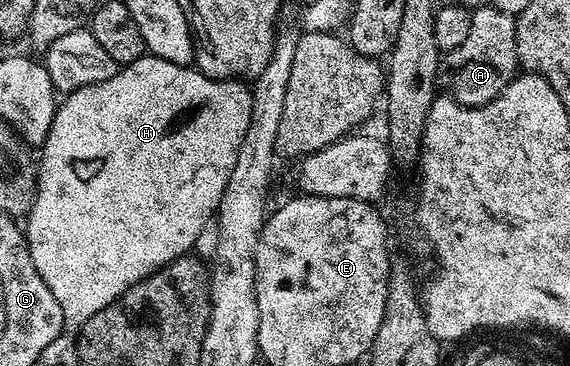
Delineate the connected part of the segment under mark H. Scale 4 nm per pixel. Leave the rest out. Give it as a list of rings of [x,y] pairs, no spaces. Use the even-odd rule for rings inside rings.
[[[145,53],[137,61],[120,66],[119,71],[107,81],[94,83],[70,92],[67,99],[55,108],[53,125],[47,134],[47,140],[41,145],[43,156],[37,159],[37,182],[29,210],[25,216],[25,242],[31,261],[42,279],[47,280],[49,293],[57,297],[63,310],[64,320],[82,321],[93,317],[95,311],[105,309],[105,305],[115,302],[133,285],[148,279],[160,267],[188,254],[191,246],[199,239],[203,226],[212,222],[218,212],[229,177],[235,168],[239,147],[243,144],[245,133],[251,120],[252,88],[238,79],[211,79],[203,75],[194,66],[173,65],[161,57]]]

